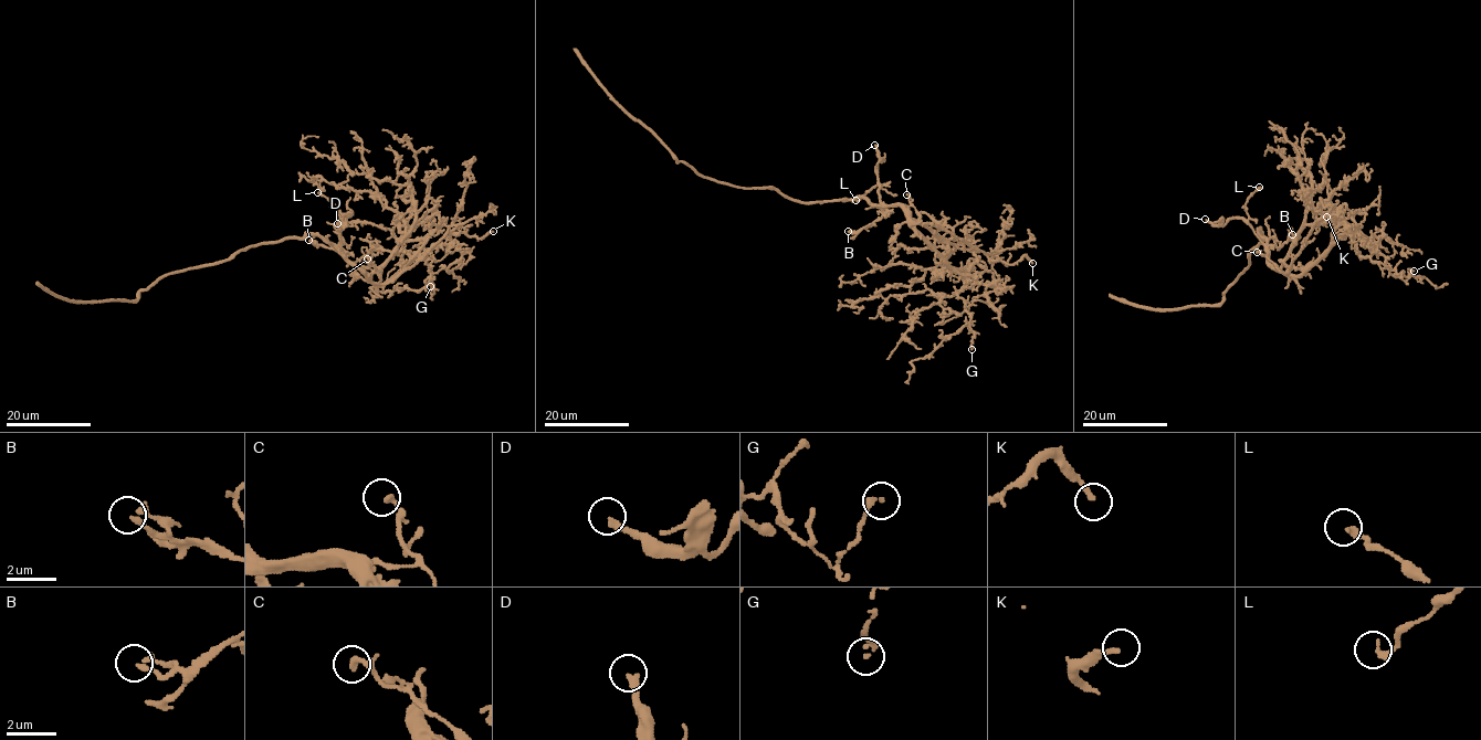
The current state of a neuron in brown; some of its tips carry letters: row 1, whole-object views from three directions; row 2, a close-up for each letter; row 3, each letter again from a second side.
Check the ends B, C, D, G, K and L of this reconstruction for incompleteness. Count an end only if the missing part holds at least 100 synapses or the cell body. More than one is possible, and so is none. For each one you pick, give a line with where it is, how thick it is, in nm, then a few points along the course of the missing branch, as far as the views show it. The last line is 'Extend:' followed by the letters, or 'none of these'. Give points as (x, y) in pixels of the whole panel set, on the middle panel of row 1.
D: (874, 145) | 280 nm | (874, 145), (895, 116)
Extend: D

